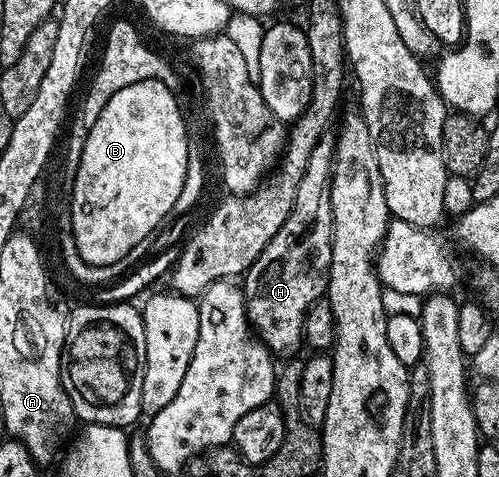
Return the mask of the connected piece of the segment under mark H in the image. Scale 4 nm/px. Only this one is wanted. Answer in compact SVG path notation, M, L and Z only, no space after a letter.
M327 134L321 136L316 142L316 146L312 150L312 154L308 158L308 166L304 170L304 178L300 178L300 186L296 186L296 202L292 202L292 210L288 214L288 218L284 222L284 226L280 226L280 230L276 230L276 234L272 238L272 242L268 242L268 246L264 246L264 250L256 258L256 262L252 262L252 266L244 273L244 295L246 298L246 316L250 320L250 327L254 330L254 335L261 340L264 347L270 349L275 357L290 356L298 347L303 347L304 333L306 330L306 315L310 307L317 300L326 296L326 285L330 283L330 263L332 262L332 242L334 241L334 223L332 222L332 198L330 197L330 171L332 170L332 160L334 158L334 141L333 135Z

